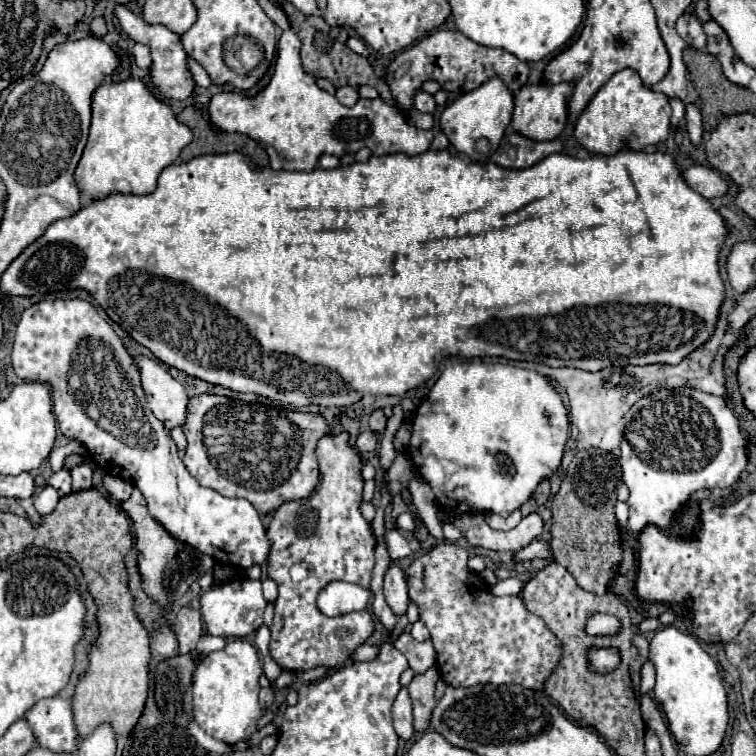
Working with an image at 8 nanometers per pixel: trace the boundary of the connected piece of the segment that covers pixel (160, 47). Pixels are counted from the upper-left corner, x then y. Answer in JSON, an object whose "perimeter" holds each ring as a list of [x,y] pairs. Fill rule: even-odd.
{"perimeter":[[[117,4],[115,6],[115,16],[123,28],[123,32],[139,44],[145,44],[151,48],[151,58],[153,58],[153,66],[151,66],[151,80],[153,84],[159,88],[159,92],[165,98],[173,98],[173,100],[185,100],[193,94],[195,82],[191,78],[191,74],[187,72],[187,54],[179,42],[179,36],[171,30],[167,30],[165,26],[151,26],[145,24],[145,20],[141,16],[135,16],[127,6]]]}

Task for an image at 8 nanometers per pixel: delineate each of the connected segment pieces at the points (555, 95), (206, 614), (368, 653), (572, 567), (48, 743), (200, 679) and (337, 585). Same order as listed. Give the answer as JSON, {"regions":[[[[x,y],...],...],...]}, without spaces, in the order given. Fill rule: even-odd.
{"regions":[[[[573,82],[561,84],[529,84],[523,86],[521,92],[515,96],[515,110],[513,110],[513,128],[531,138],[531,140],[555,140],[569,122],[569,98],[573,94]]],[[[235,580],[223,586],[215,586],[201,594],[201,614],[209,634],[223,638],[245,638],[263,624],[263,610],[267,602],[261,594],[261,580]]],[[[361,644],[359,648],[355,648],[355,650],[353,650],[351,658],[353,658],[353,660],[359,660],[359,662],[365,662],[365,660],[375,658],[375,654],[377,654],[377,646],[371,646],[371,644]]],[[[593,448],[579,450],[561,480],[559,492],[553,496],[551,504],[551,550],[557,564],[563,564],[577,580],[583,590],[593,594],[605,594],[609,588],[611,578],[615,576],[613,570],[621,564],[621,544],[619,544],[619,530],[615,520],[615,502],[617,502],[617,486],[621,484],[621,464],[613,454],[601,454]]],[[[59,696],[43,698],[27,712],[27,722],[41,748],[51,752],[77,752],[79,738],[73,722],[71,702]]],[[[233,640],[223,650],[207,654],[193,672],[193,716],[213,738],[235,744],[249,738],[257,728],[263,710],[259,706],[259,676],[263,674],[259,654],[247,640]]],[[[333,580],[331,584],[327,584],[317,598],[317,608],[329,616],[343,616],[349,612],[357,612],[357,610],[365,610],[367,600],[369,600],[371,592],[357,586],[357,584],[349,584],[349,582],[341,582],[341,580]]]]}

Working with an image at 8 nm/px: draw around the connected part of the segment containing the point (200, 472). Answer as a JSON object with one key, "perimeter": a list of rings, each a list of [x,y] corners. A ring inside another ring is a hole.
{"perimeter":[[[195,396],[187,406],[187,422],[183,424],[183,432],[187,436],[187,450],[183,462],[191,476],[199,480],[205,488],[213,488],[215,492],[227,498],[245,498],[259,512],[273,512],[287,500],[307,498],[317,482],[319,482],[319,462],[315,456],[317,440],[329,432],[327,422],[321,414],[303,414],[295,410],[271,408],[267,416],[263,416],[263,404],[259,402],[235,402],[225,396]]]}

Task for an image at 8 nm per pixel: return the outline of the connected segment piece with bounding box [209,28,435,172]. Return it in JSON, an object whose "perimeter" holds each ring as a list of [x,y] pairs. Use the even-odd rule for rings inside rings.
{"perimeter":[[[293,28],[283,30],[277,42],[277,62],[275,62],[275,72],[273,72],[269,86],[263,92],[259,92],[255,98],[245,98],[243,94],[237,94],[237,92],[215,94],[209,104],[209,116],[213,124],[217,124],[223,132],[239,132],[239,134],[247,134],[249,138],[253,138],[257,144],[261,144],[267,150],[271,158],[271,168],[277,172],[279,170],[311,172],[317,168],[317,160],[321,154],[343,156],[343,154],[355,154],[361,148],[369,148],[375,156],[391,154],[391,152],[405,152],[409,156],[415,156],[415,154],[423,154],[429,150],[431,140],[435,136],[433,130],[421,130],[409,124],[397,106],[389,106],[381,98],[377,100],[361,98],[353,108],[347,108],[339,104],[335,96],[321,90],[315,84],[315,78],[303,72],[301,60],[299,60],[299,48],[301,48],[301,40],[299,36],[295,36]]]}

